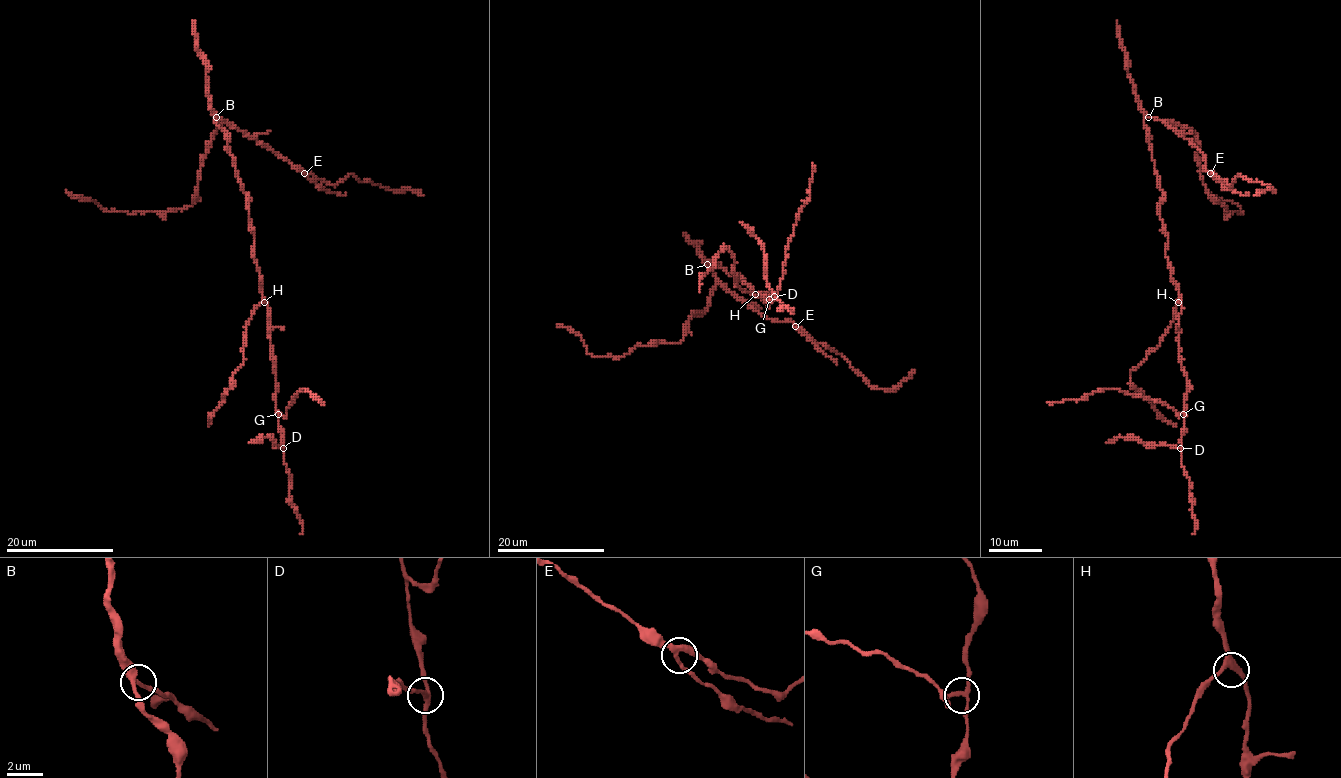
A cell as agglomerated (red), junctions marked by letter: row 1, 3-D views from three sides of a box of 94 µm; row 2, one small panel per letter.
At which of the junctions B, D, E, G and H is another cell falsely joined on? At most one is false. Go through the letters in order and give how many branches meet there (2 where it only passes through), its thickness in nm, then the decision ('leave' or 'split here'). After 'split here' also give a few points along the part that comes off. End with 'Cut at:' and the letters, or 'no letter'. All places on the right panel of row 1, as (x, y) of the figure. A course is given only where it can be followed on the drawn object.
B: 3 | 240 nm | leave
D: 3 | 240 nm | split here | (1181, 449), (1143, 444), (1136, 439), (1115, 436), (1105, 442)
E: 3 | 240 nm | leave
G: 3 | 200 nm | leave
H: 3 | 320 nm | leave
Cut at: D

